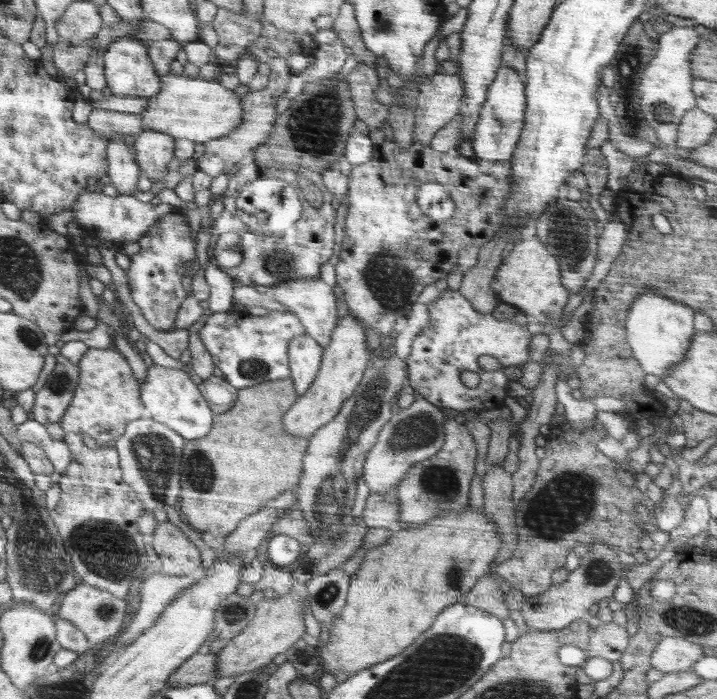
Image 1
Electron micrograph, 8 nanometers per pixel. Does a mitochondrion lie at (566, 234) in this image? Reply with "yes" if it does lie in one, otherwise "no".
yes

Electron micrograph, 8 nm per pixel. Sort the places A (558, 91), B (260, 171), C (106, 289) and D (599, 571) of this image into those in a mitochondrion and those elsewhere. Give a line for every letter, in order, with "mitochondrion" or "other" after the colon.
A: other
B: other
C: other
D: mitochondrion

